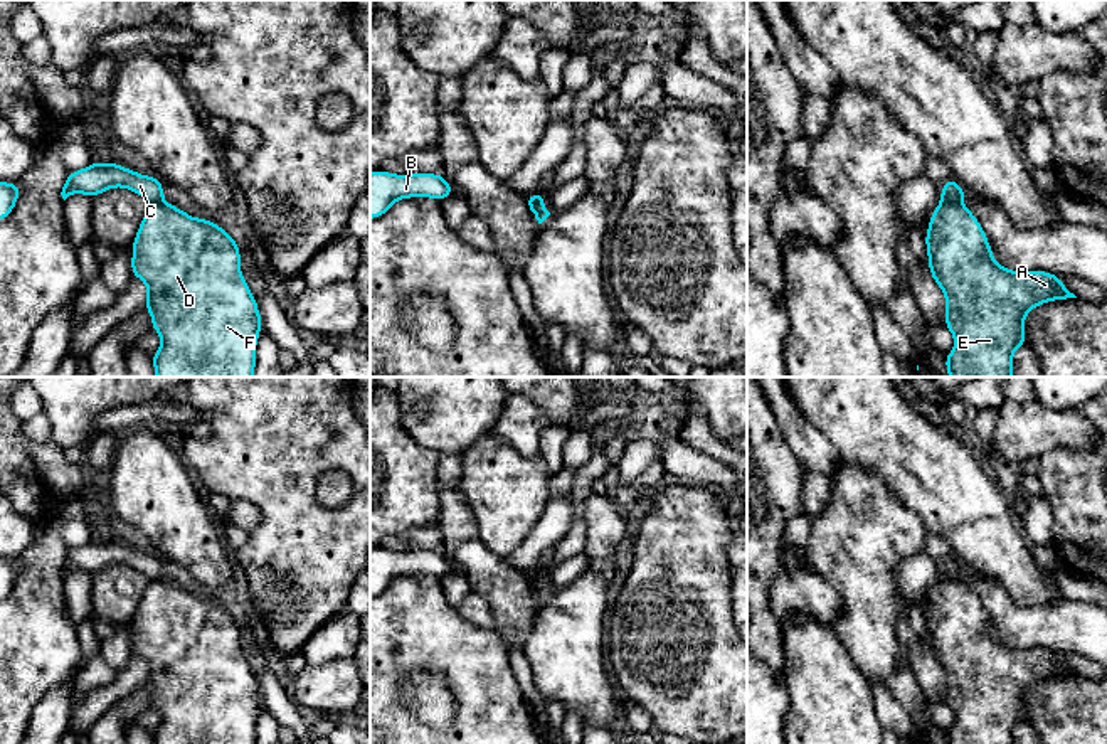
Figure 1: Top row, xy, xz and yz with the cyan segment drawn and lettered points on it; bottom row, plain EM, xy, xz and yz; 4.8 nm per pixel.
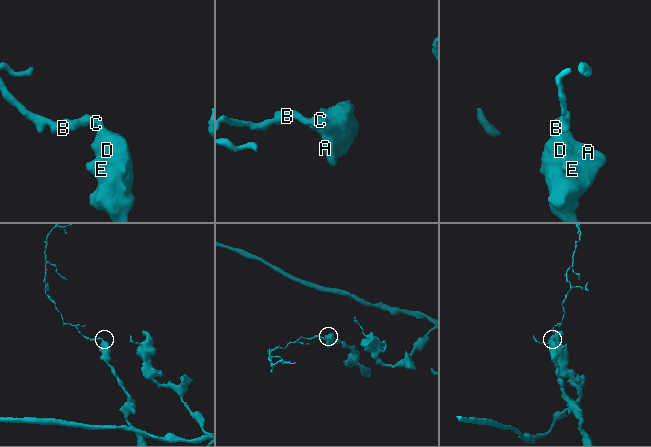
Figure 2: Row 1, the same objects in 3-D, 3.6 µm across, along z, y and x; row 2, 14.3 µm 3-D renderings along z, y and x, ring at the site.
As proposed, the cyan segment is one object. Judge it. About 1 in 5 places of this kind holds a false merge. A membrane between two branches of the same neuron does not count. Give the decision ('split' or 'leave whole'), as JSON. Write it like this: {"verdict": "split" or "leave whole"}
{"verdict": "split"}

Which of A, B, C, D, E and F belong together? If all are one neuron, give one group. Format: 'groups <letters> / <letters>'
groups A D E F / B C

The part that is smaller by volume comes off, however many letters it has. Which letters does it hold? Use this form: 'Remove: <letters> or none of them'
Remove: B, C

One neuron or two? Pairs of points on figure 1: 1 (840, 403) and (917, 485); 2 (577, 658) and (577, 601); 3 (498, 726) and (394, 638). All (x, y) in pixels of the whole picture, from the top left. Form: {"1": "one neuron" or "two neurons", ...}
{"1": "one neuron", "2": "one neuron", "3": "one neuron"}

